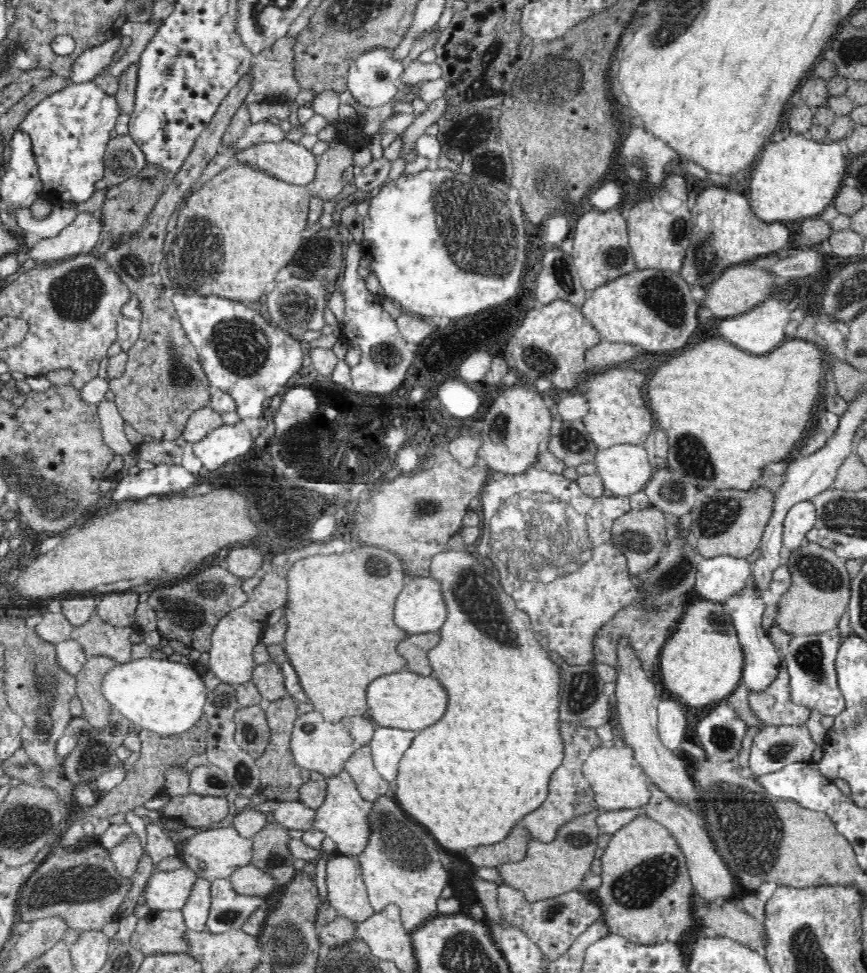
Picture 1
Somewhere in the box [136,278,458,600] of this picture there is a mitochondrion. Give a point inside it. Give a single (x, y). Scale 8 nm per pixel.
(243, 349)

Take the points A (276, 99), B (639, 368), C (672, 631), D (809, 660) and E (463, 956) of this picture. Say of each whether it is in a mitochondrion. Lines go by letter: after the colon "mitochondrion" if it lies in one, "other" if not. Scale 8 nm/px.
A: other
B: other
C: other
D: mitochondrion
E: mitochondrion

